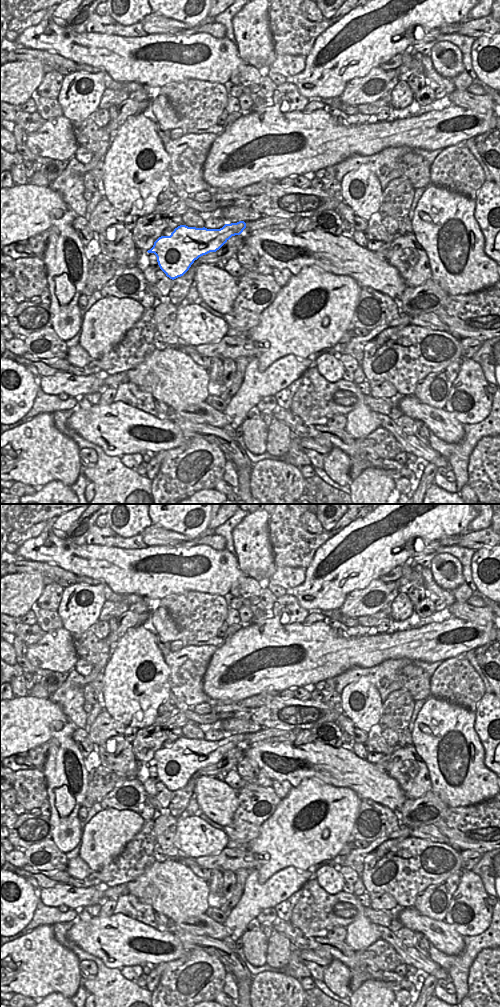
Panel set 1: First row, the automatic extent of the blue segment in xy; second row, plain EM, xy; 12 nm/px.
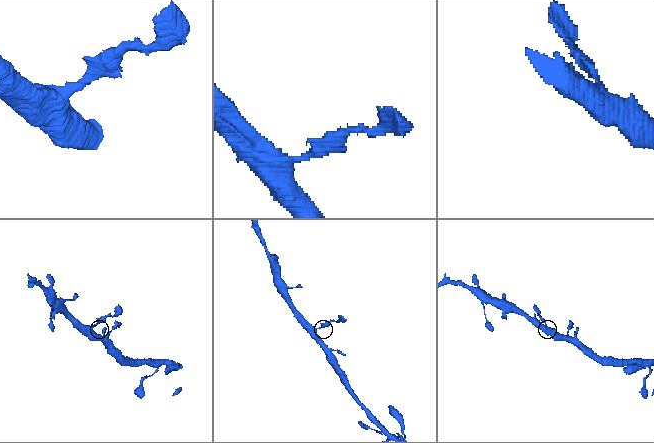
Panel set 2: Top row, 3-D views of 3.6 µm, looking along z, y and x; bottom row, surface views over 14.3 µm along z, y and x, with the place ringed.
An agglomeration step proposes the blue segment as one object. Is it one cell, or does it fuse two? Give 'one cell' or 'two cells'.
two cells

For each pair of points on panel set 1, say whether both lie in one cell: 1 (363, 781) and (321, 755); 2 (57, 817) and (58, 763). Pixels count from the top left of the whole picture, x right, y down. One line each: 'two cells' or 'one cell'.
1: one cell
2: one cell

